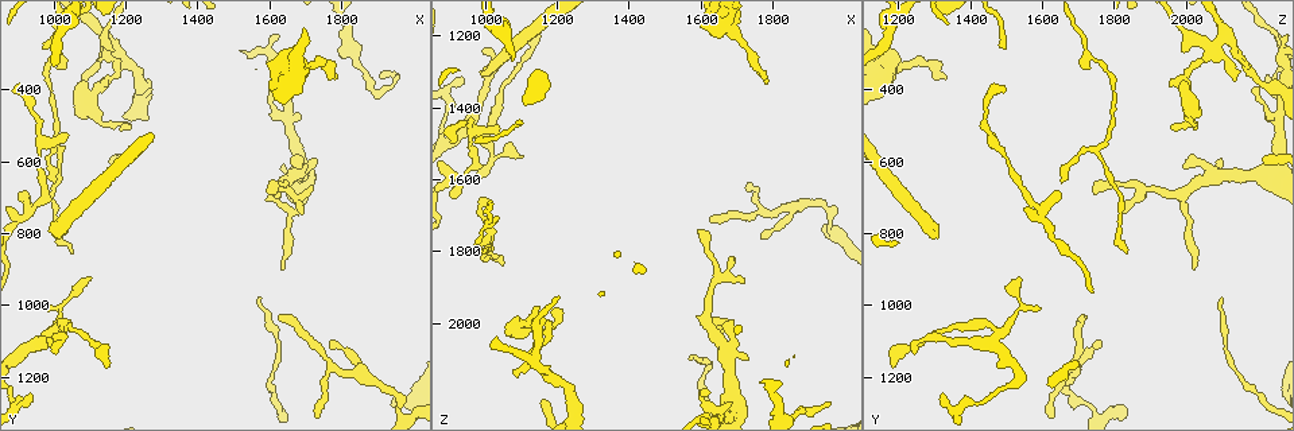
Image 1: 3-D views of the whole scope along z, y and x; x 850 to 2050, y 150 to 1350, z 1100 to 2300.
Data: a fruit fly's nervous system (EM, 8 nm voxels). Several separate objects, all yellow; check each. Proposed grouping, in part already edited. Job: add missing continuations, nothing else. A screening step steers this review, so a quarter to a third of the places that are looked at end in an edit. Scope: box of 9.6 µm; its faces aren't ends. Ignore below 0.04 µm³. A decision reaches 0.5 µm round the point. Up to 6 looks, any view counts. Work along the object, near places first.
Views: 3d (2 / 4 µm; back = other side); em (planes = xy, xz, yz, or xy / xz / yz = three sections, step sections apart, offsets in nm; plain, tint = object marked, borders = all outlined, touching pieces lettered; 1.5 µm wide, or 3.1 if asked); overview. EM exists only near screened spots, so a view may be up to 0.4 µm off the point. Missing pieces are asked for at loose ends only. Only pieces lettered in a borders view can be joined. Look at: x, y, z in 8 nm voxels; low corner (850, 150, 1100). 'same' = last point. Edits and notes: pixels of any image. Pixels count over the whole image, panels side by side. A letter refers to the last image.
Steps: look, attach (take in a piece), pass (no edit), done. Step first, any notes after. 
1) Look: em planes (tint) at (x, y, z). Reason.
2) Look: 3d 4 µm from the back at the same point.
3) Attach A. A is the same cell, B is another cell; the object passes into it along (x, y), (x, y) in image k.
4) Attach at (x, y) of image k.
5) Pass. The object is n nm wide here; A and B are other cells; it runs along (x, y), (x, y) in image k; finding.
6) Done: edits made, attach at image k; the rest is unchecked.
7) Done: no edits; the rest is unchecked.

Look: em planes (plain) at (1180, 500, 1960). Tapers out.

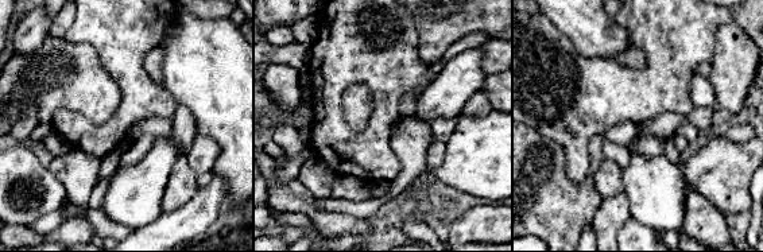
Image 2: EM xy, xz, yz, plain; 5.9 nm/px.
Look: em planes (borders) at the same point. See the neighbours.

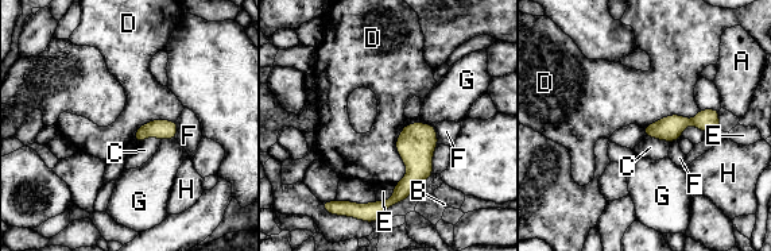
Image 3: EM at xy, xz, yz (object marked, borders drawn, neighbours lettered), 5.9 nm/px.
Pass. The object is 100 nm wide here; A, B, C, D, E, F, G and H are other cells; none of them fits.

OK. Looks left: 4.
Look: em planes (borders) at (1040, 530, 1450). Free end.

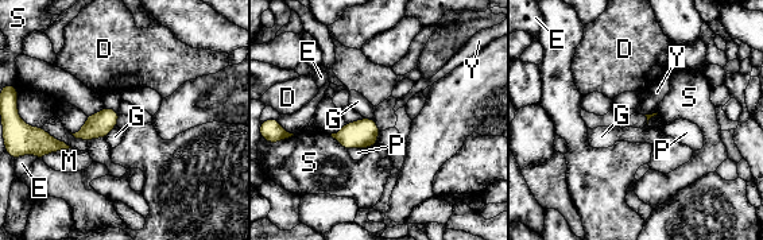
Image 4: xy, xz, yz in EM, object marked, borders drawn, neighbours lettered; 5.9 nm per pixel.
Pass. D, E, G, M, P, S and Y are other cells; no lettered piece goes on from it.

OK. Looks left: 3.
Look: em yz step 4 (tint) at (1010, 820, 1300). Long arm stops here.

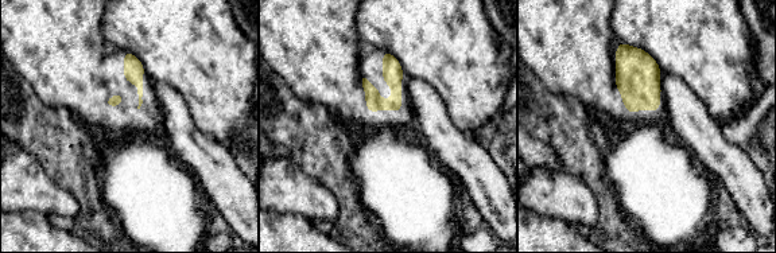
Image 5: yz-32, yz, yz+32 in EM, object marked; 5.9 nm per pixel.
Look: em xy step 4 (borders) at the same point.

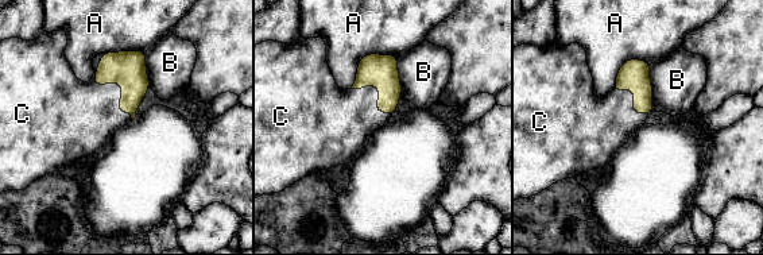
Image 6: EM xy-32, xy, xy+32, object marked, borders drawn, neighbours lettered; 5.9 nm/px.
Attach C. The longest contact is with C, 440 nm; C is the same cell, A and B are other cells; the neuron continues.

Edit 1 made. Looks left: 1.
Done: edits made, attach at image 6; the rest is unchecked.

